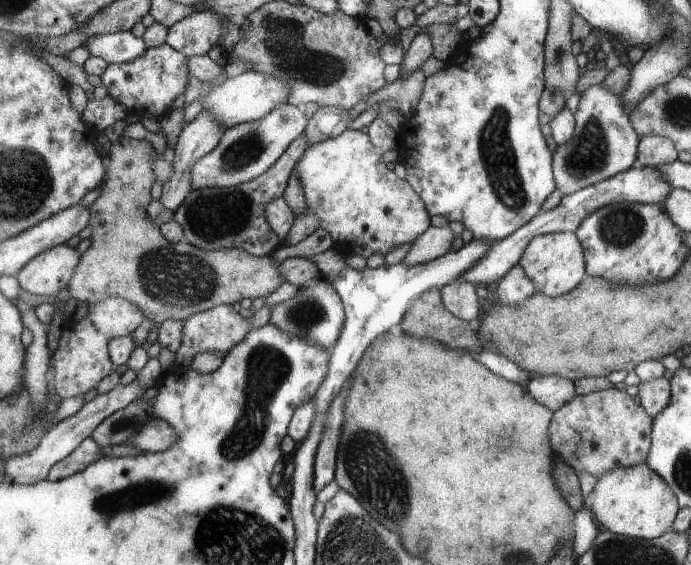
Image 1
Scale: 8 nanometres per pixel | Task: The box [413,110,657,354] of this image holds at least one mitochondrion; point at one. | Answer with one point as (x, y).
(589, 155)

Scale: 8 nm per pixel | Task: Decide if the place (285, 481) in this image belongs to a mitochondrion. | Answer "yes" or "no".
no

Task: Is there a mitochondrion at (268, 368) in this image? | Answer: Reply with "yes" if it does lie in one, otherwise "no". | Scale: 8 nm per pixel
yes

